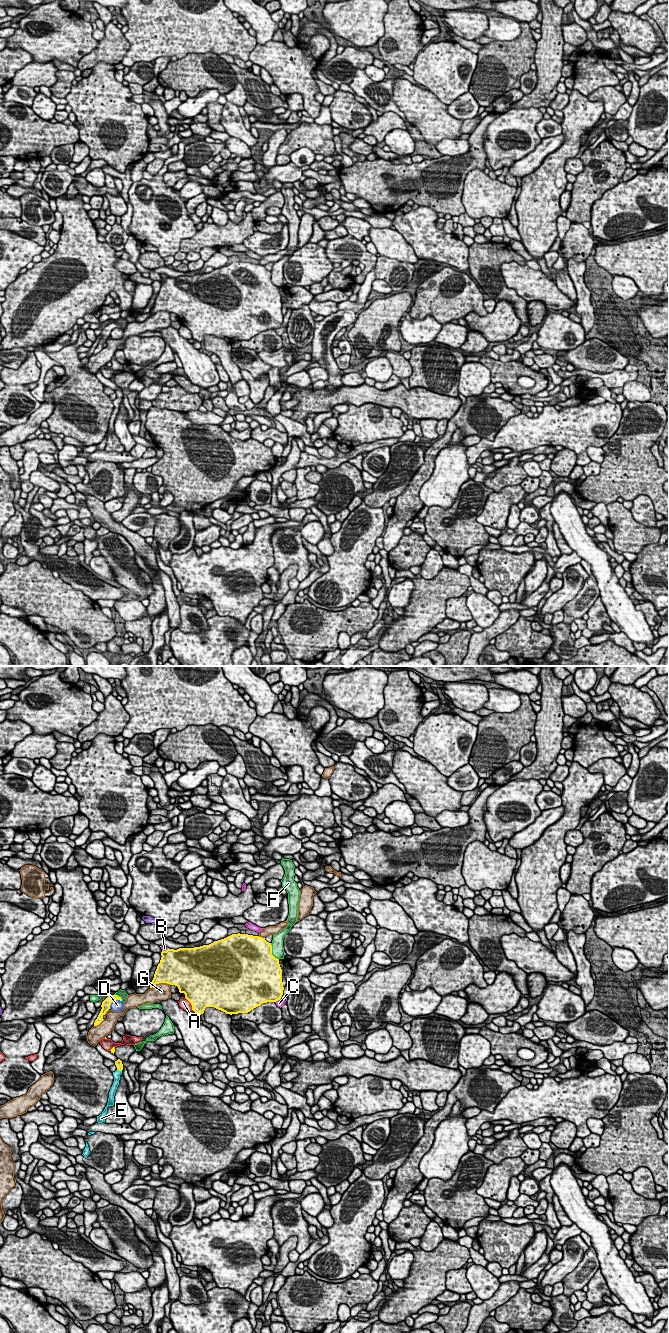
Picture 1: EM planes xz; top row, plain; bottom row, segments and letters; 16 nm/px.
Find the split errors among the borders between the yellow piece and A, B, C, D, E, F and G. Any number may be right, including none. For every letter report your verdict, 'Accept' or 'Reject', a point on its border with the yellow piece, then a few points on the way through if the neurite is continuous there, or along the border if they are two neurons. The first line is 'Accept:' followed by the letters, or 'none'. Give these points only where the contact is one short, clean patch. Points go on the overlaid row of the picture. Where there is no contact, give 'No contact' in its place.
Accept: E
A: Reject. Touches yellow at xz (191, 1004)
B: Reject. Touches yellow at xz (166, 950)
C: Reject. Touches yellow at xz (277, 1000). Boundary: xz (280, 998), (275, 1002)
D: Reject. Touches yellow at xz (113, 1000). Boundary: xz (121, 1000), (114, 1000), (109, 1008)
E: Accept. Touches yellow at xz (119, 1070). Path across: xz (118, 1063), (119, 1070), (117, 1073)
F: Reject. Touches yellow at xz (271, 952)
G: Reject. Touches yellow at xz (160, 982)

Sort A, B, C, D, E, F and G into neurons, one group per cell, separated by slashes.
A / B / C / D / E / F / G

